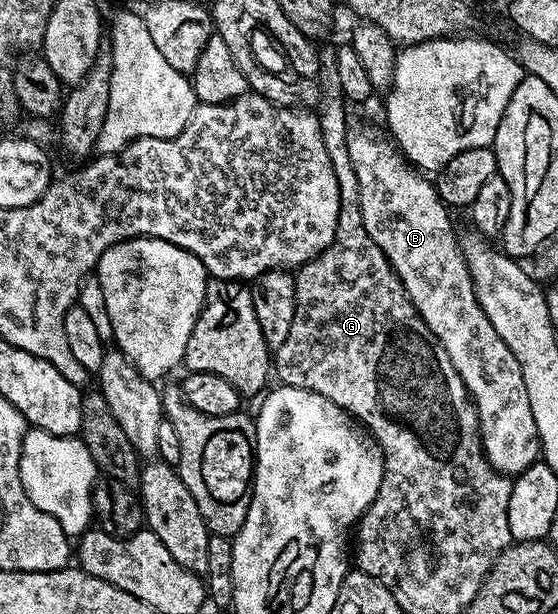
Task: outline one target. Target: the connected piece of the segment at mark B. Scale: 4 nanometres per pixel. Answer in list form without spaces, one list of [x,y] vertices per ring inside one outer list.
[[[354,125],[351,126],[350,132],[348,133],[348,157],[352,157],[352,169],[356,169],[356,181],[358,182],[358,192],[360,193],[360,201],[358,204],[360,205],[360,213],[364,217],[364,229],[368,229],[368,237],[372,237],[372,241],[376,241],[376,245],[380,245],[384,257],[388,257],[392,269],[400,277],[407,297],[410,298],[412,305],[420,313],[424,325],[428,325],[428,329],[432,329],[432,333],[440,341],[440,345],[444,345],[444,349],[448,353],[448,357],[452,361],[456,373],[460,373],[460,377],[466,386],[466,392],[470,394],[470,398],[474,401],[474,408],[478,410],[478,428],[482,434],[482,448],[486,454],[486,460],[490,462],[501,475],[517,477],[521,471],[528,469],[534,463],[539,462],[540,459],[538,430],[536,429],[536,421],[532,417],[532,405],[528,405],[528,393],[524,389],[524,377],[520,369],[520,361],[516,361],[512,349],[508,349],[508,345],[504,345],[504,341],[500,341],[500,333],[496,333],[496,329],[492,329],[492,321],[488,321],[488,317],[476,297],[474,286],[468,273],[468,265],[462,256],[459,236],[457,234],[454,236],[454,227],[450,224],[449,217],[446,216],[446,214],[448,214],[448,208],[440,196],[438,196],[437,186],[435,186],[431,180],[429,183],[429,181],[426,180],[429,178],[427,178],[425,174],[415,170],[415,168],[399,154],[395,144],[391,142],[389,138],[386,139],[381,139],[370,127],[357,127],[357,125]]]

